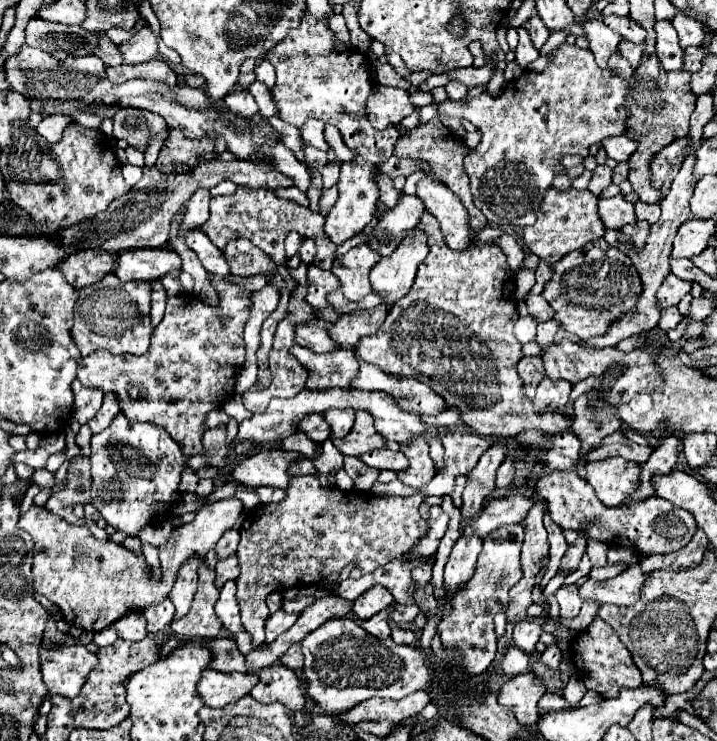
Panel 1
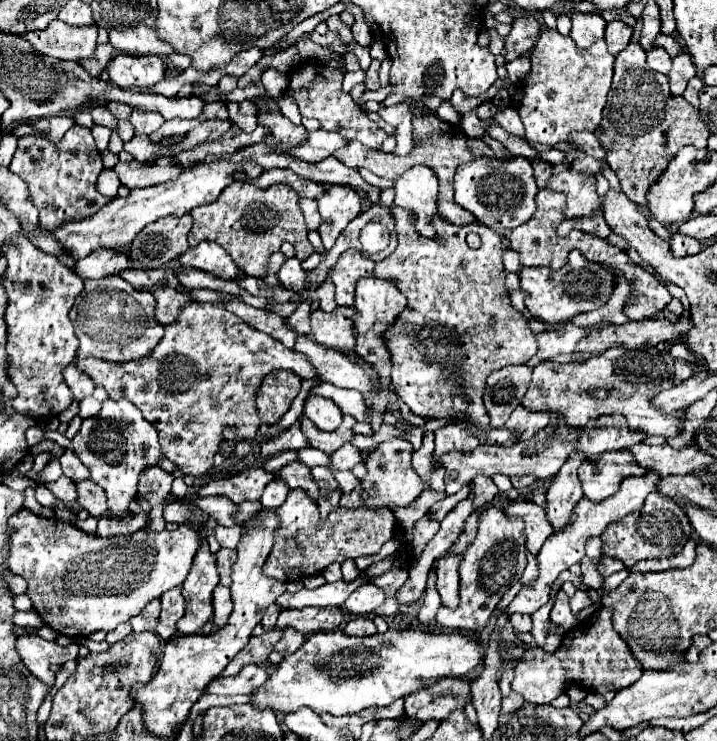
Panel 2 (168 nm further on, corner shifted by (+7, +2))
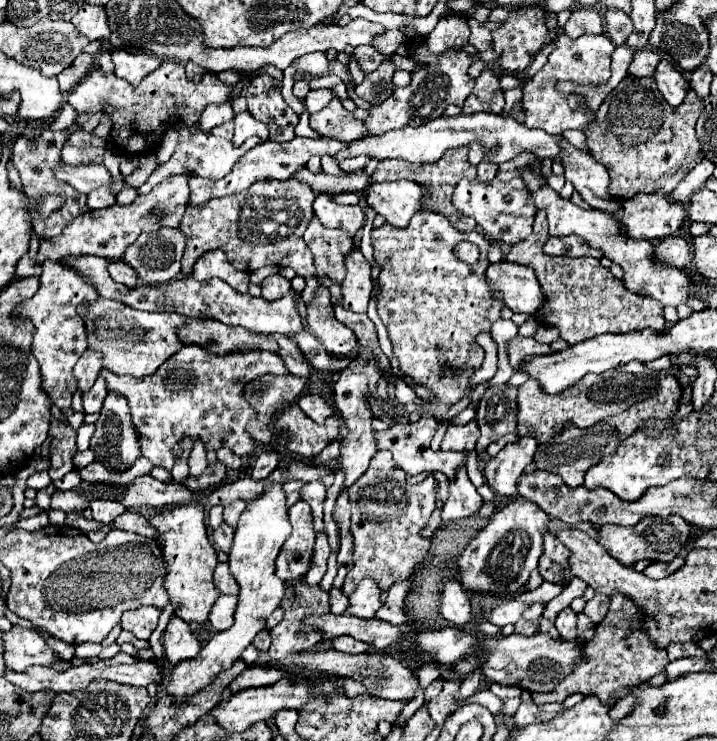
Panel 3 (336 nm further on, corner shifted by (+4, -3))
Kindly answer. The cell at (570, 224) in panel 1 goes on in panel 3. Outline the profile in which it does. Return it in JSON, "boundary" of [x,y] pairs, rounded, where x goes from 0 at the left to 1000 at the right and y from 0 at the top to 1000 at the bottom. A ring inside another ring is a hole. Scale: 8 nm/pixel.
{"boundary":[[[749,286],[741,318],[724,329],[715,329],[713,340],[707,343],[710,354],[732,356],[746,364],[746,372],[763,399],[763,410],[746,424],[755,437],[777,440],[782,456],[794,464],[827,456],[835,448],[883,448],[900,443],[922,448],[927,443],[925,410],[919,410],[919,405],[908,405],[905,399],[886,399],[877,394],[869,378],[858,375],[849,362],[835,356],[833,348],[774,348],[757,343],[757,332],[766,321],[763,291]]]}

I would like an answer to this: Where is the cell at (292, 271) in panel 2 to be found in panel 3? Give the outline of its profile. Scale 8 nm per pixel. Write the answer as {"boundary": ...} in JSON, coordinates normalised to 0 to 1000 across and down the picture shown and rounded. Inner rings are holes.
{"boundary":[[[381,370],[381,372],[367,378],[364,391],[367,391],[364,399],[370,405],[389,405],[389,402],[395,402],[406,391],[406,381],[397,372],[392,372],[392,370]]]}

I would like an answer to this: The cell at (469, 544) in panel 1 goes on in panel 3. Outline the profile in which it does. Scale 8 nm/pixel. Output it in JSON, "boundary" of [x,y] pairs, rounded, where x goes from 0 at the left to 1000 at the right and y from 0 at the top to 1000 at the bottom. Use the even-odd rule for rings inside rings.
{"boundary":[[[637,780],[621,783],[618,796],[615,796],[612,826],[623,839],[629,839],[635,845],[643,845],[643,842],[649,842],[649,839],[654,839],[660,834],[657,812],[654,812],[651,802],[646,799]]]}

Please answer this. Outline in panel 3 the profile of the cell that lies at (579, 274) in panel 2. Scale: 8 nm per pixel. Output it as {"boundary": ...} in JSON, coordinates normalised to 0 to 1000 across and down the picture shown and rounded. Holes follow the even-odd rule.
{"boundary":[[[707,351],[685,356],[679,378],[685,381],[688,397],[721,424],[746,426],[746,421],[757,416],[757,408],[763,408],[763,399],[757,399],[752,389],[752,378],[746,378],[746,370],[735,359],[721,359]]]}

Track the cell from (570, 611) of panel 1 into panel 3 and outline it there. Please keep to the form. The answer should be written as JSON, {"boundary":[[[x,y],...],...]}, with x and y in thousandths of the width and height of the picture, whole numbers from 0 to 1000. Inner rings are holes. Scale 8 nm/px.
{"boundary":[[[794,818],[780,826],[780,831],[774,837],[774,845],[777,845],[777,850],[780,850],[785,864],[805,864],[802,839],[805,839],[805,831],[802,831],[802,826]]]}

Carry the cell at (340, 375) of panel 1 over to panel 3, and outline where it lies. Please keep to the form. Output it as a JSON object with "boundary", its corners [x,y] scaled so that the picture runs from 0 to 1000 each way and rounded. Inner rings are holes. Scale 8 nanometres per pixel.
{"boundary":[[[255,464],[244,480],[222,494],[222,502],[205,510],[160,507],[149,499],[138,502],[152,529],[166,529],[180,540],[185,572],[197,591],[197,613],[230,634],[238,634],[252,621],[241,605],[255,591],[280,594],[289,610],[314,602],[325,605],[331,615],[350,613],[358,596],[350,594],[342,575],[356,567],[358,556],[342,543],[339,524],[370,505],[403,505],[386,475],[319,475],[317,480],[300,480],[300,475],[278,464]]]}

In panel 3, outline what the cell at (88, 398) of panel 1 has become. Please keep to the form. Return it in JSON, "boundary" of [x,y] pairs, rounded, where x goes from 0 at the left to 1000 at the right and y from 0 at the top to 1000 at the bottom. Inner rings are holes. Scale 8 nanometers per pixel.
{"boundary":[[[119,472],[102,497],[107,521],[116,532],[121,532],[127,526],[127,521],[132,518],[138,499],[141,499],[141,478],[132,472]]]}

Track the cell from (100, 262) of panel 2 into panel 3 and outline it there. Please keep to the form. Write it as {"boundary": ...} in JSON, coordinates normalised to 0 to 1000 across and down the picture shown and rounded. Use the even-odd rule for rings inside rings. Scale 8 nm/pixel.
{"boundary":[[[155,351],[152,354],[152,370],[166,383],[174,383],[180,389],[191,386],[191,367],[180,356],[174,356],[172,351]]]}

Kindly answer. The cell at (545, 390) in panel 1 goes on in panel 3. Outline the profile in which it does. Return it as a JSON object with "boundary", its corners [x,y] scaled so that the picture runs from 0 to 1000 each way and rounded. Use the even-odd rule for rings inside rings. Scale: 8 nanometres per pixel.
{"boundary":[[[721,588],[721,596],[713,596],[707,599],[688,621],[682,621],[682,626],[674,632],[674,640],[676,640],[676,648],[679,653],[693,664],[693,667],[702,667],[702,669],[713,669],[721,664],[721,645],[729,640],[729,634],[743,623],[743,613],[746,613],[746,605],[749,605],[749,591],[741,588]]]}

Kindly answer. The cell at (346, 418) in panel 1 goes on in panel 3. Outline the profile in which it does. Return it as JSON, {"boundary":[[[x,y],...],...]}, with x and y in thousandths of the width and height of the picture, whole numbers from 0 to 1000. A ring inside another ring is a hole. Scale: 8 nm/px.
{"boundary":[[[425,532],[425,534],[420,534],[420,537],[414,540],[414,545],[420,548],[420,553],[423,553],[434,567],[439,567],[439,570],[445,570],[445,572],[450,572],[459,561],[467,559],[467,548],[464,548],[462,543],[456,543],[456,540],[450,540],[450,537],[442,534],[442,532]]]}

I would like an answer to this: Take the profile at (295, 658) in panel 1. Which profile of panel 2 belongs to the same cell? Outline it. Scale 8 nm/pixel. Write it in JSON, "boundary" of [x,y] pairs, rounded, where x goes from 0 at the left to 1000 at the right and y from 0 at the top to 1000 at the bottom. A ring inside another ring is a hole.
{"boundary":[[[399,846],[396,854],[393,854],[393,860],[391,860],[391,865],[385,868],[385,873],[379,876],[379,881],[377,881],[377,887],[374,887],[377,895],[388,897],[399,884],[416,879],[416,873],[418,873],[421,868],[424,868],[424,857],[418,857],[418,852],[407,849],[407,846]]]}

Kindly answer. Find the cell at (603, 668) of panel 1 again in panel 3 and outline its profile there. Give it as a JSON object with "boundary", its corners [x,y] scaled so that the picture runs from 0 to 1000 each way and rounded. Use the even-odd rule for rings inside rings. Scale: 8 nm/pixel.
{"boundary":[[[855,802],[847,831],[830,845],[830,858],[813,869],[813,888],[802,893],[799,907],[788,912],[774,931],[743,937],[743,947],[749,953],[763,947],[785,947],[794,937],[810,934],[816,939],[835,939],[835,945],[852,950],[872,939],[874,931],[894,926],[908,912],[925,907],[933,893],[930,880],[905,866],[905,861],[891,848],[891,834],[894,826],[877,807],[872,807],[869,802]]]}

